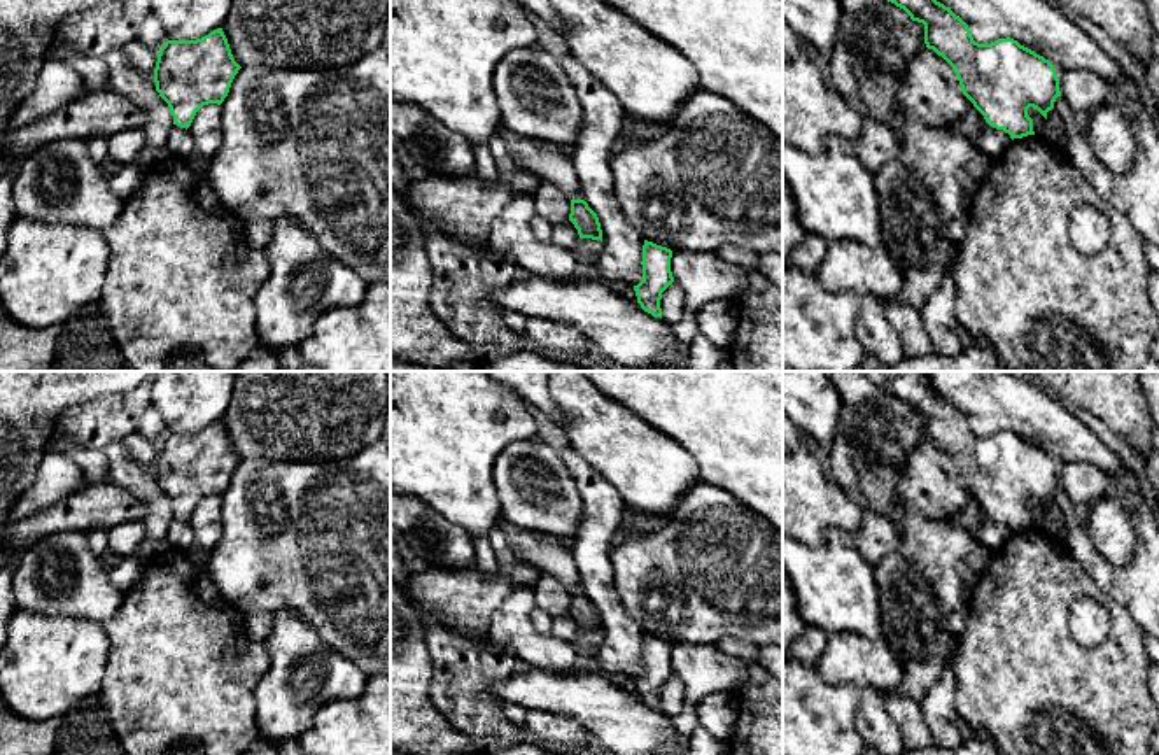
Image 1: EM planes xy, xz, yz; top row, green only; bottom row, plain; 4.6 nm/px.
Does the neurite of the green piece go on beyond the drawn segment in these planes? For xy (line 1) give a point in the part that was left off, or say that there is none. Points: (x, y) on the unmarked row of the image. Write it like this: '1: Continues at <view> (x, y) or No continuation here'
1: No continuation here

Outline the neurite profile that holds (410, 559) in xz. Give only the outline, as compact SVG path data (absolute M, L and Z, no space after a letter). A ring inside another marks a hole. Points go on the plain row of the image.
M397 534L396 538L392 538L397 548L397 554L403 561L403 564L411 571L411 575L415 573L422 573L425 569L429 569L429 564L420 559L404 541L403 534Z

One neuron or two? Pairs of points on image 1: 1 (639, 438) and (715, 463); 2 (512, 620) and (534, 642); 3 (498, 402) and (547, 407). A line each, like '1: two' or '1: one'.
1: two
2: one
3: two

